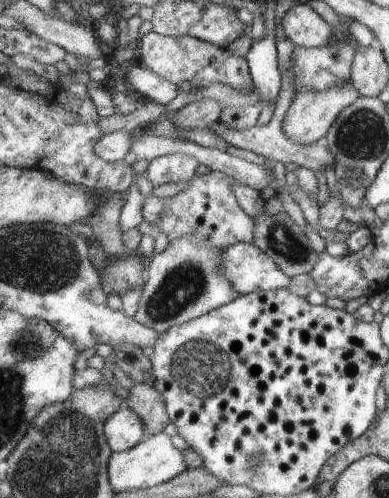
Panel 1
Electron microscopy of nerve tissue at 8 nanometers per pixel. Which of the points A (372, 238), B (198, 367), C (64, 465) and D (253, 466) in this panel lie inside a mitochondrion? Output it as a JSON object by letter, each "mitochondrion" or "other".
{"A":"other","B":"mitochondrion","C":"mitochondrion","D":"mitochondrion"}

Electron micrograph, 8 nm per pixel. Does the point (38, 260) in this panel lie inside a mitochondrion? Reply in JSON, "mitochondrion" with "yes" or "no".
{"mitochondrion":"yes"}

